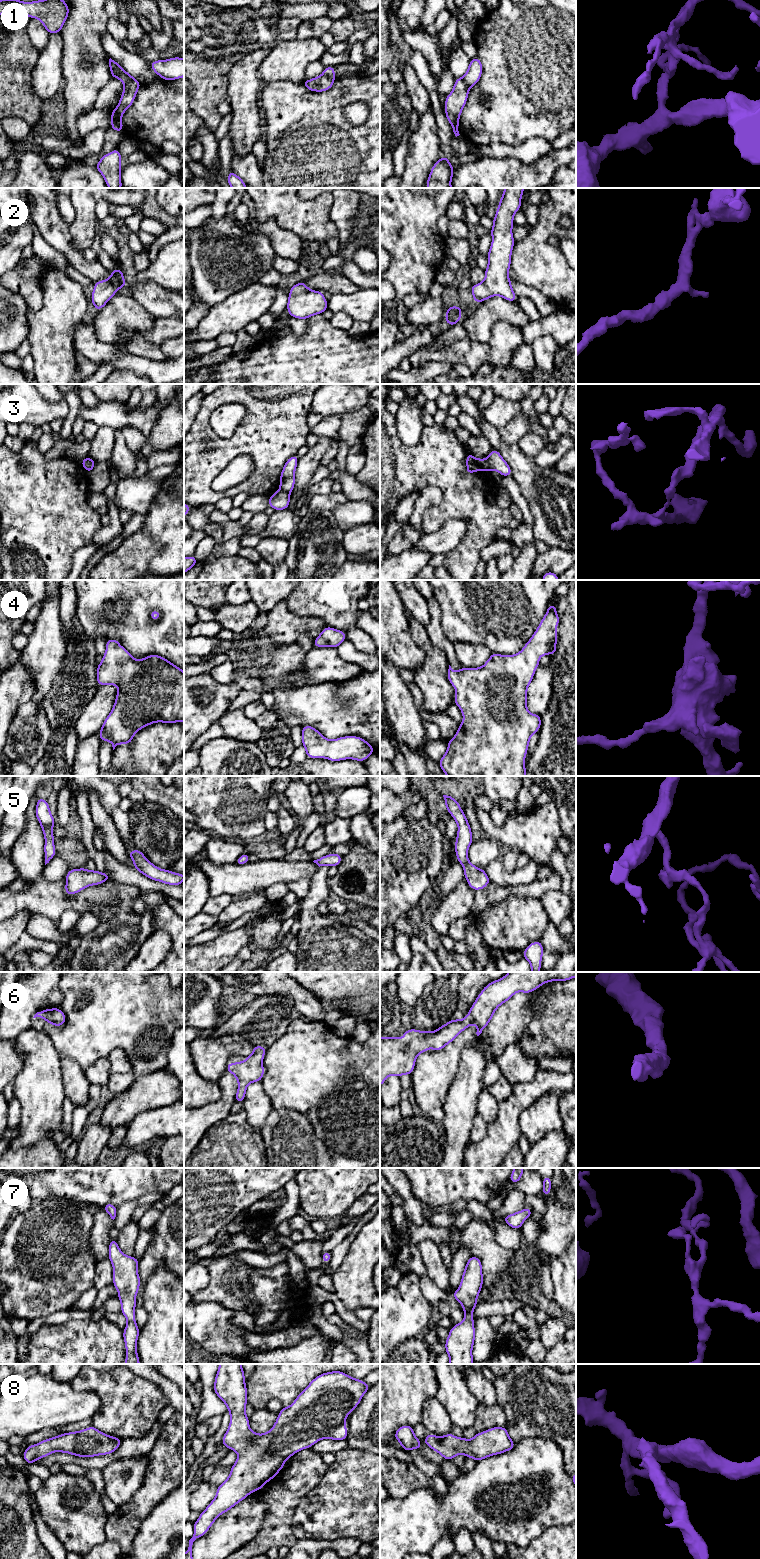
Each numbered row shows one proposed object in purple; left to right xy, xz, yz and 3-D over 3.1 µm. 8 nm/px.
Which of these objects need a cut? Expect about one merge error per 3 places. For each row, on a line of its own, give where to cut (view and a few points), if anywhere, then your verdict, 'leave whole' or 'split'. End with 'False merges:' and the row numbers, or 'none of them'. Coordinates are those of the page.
1: cut xz (322, 74), (334, 79); split
2: cut none; leave whole
3: cut yz (486, 459), (490, 469); split
4: cut none; leave whole
5: cut none; leave whole
6: cut none; leave whole
7: cut none; leave whole
8: cut none; leave whole
False merges: 1, 3

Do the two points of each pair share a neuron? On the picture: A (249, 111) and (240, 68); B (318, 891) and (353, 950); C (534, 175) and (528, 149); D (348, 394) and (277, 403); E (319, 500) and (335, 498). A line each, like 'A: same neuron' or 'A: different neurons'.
A: same neuron
B: same neuron
C: different neurons
D: different neurons
E: same neuron

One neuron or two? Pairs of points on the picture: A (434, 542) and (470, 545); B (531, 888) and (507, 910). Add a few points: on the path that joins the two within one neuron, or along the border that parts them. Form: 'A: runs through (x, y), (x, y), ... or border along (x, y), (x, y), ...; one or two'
A: border along (466, 522), (466, 531), (462, 539), (447, 553); two
B: border along (539, 898), (508, 895), (499, 902); two

